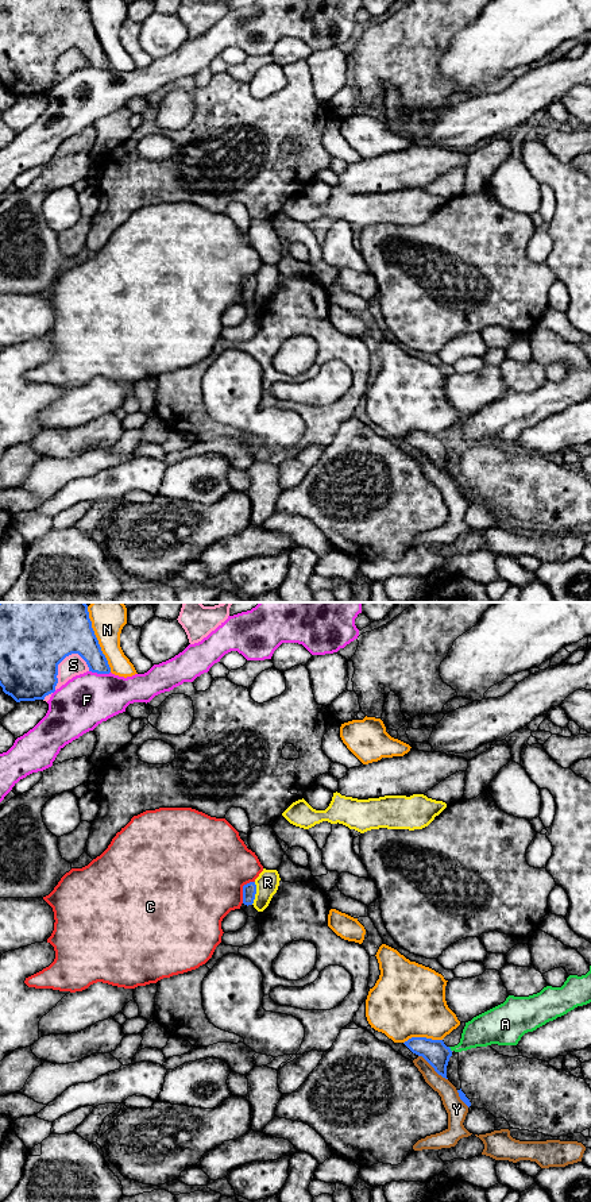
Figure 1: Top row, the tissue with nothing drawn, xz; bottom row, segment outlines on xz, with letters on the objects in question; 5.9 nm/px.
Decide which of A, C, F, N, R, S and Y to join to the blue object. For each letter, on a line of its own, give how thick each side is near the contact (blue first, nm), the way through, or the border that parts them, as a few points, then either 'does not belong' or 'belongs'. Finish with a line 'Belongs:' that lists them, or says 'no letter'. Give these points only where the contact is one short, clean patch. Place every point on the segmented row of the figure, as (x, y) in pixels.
A: calibres 150 and 190 nm; border xz (448, 1047), (451, 1051); does not belong
C: calibres 80 and 480 nm; does not belong
F: calibres 190 and 320 nm; does not belong
N: calibres 400 and 220 nm; does not belong
R: calibres 80 and 140 nm; border xz (255, 882), (255, 898), (251, 904); does not belong
S: calibres 460 and 130 nm; does not belong
Y: calibres 150 and 110 nm; border xz (418, 1055), (447, 1079); does not belong
Belongs: no letter

